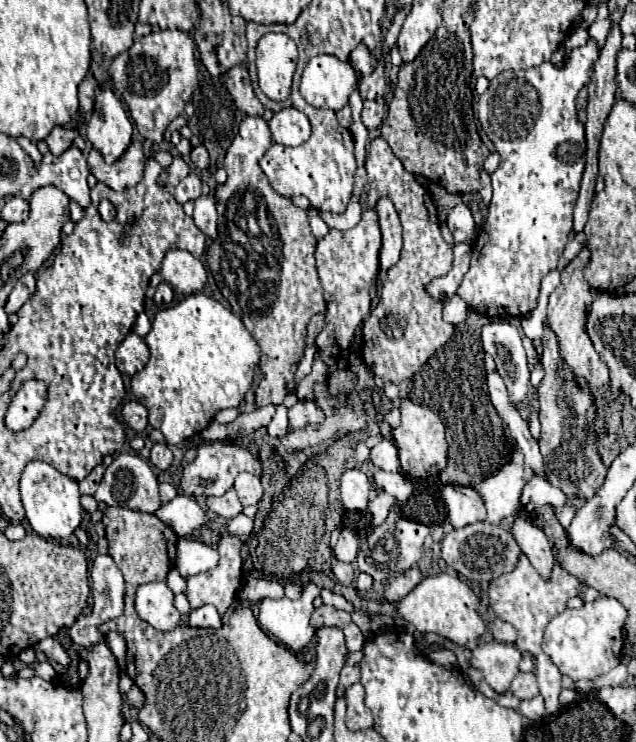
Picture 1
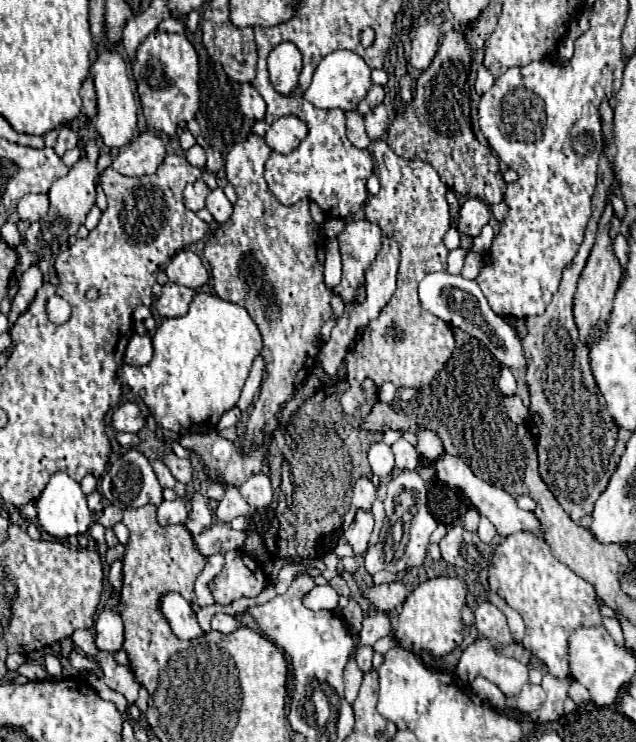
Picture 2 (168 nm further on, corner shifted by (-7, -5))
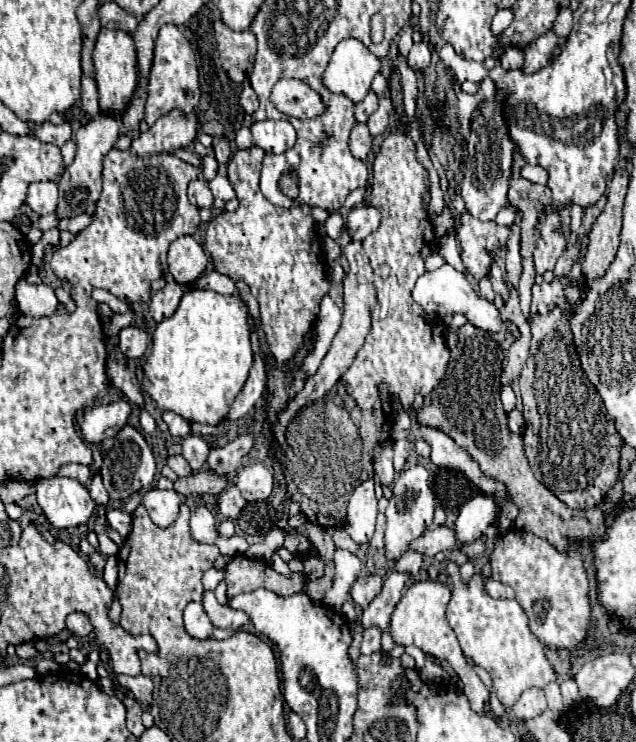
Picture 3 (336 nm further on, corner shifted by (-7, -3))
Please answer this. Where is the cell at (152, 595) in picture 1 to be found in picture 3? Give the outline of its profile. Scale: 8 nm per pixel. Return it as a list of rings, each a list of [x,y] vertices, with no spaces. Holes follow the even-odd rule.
[[[188,603],[184,609],[184,627],[196,639],[212,637],[212,623],[202,607],[202,603]]]

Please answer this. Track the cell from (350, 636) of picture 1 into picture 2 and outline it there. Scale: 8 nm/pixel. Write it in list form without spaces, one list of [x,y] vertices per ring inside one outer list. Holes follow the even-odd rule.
[[[376,611],[366,615],[360,631],[360,645],[374,645],[378,639],[392,633],[392,613]]]

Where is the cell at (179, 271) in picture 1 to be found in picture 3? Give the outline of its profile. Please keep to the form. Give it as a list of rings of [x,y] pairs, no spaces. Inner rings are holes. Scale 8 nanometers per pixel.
[[[184,235],[172,241],[168,251],[168,265],[170,273],[178,283],[194,283],[206,269],[208,259],[204,249],[194,241],[194,237]]]

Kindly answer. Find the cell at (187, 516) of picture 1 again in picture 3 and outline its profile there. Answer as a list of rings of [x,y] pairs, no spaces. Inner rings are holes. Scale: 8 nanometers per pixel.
[[[160,489],[146,491],[144,501],[142,501],[142,505],[150,513],[150,519],[162,529],[170,527],[176,521],[180,503],[182,501],[180,501],[180,495],[176,491],[160,491]]]

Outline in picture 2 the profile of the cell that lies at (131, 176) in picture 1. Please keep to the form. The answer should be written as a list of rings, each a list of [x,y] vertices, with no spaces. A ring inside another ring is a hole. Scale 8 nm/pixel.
[[[156,133],[136,135],[124,149],[116,153],[112,167],[128,177],[152,175],[166,155],[166,141]]]

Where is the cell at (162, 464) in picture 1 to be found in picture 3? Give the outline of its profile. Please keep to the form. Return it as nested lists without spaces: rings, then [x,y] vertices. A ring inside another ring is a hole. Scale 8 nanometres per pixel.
[[[170,455],[168,457],[168,467],[178,475],[178,477],[188,477],[192,475],[192,469],[188,465],[188,461],[182,455]]]

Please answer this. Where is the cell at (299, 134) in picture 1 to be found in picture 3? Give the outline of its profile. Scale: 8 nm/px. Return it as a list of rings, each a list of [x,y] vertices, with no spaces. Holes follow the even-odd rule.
[[[272,119],[258,121],[250,127],[250,131],[252,131],[254,143],[258,147],[262,147],[266,153],[280,155],[280,153],[288,151],[290,147],[294,147],[294,143],[296,143],[296,131],[284,119],[280,119],[280,121],[272,121]]]

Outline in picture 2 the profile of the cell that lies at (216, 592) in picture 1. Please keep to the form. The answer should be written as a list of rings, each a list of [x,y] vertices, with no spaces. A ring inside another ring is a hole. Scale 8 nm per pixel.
[[[228,551],[226,553],[226,565],[224,571],[214,579],[216,587],[212,591],[212,595],[216,597],[218,605],[230,605],[232,601],[240,599],[240,597],[256,597],[262,593],[262,589],[268,585],[268,577],[264,575],[264,571],[242,551]]]

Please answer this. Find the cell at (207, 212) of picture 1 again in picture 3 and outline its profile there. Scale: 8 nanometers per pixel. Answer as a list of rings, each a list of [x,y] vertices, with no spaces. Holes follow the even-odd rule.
[[[216,175],[212,181],[208,181],[208,185],[210,185],[210,191],[212,191],[212,195],[214,195],[214,207],[220,209],[220,211],[224,211],[224,205],[226,205],[230,199],[236,197],[236,193],[234,193],[228,177]]]

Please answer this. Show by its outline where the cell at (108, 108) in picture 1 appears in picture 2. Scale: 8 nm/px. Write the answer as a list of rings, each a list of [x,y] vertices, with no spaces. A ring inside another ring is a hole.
[[[104,49],[98,53],[98,59],[92,63],[92,77],[96,83],[96,97],[98,97],[98,121],[96,129],[110,149],[120,149],[130,143],[134,131],[136,131],[136,99],[130,87],[130,79],[126,73],[126,61],[116,49]]]

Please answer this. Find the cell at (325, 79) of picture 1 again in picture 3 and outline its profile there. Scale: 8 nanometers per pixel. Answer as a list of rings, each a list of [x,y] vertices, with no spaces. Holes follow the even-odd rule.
[[[344,39],[336,45],[322,83],[336,95],[346,95],[352,103],[360,103],[370,91],[374,75],[380,71],[380,61],[358,41]]]

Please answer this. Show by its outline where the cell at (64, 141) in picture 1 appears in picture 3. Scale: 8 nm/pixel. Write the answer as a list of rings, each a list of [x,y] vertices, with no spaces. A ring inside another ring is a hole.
[[[46,121],[42,125],[32,125],[32,123],[28,123],[28,125],[34,129],[34,133],[36,133],[36,137],[40,141],[52,143],[52,145],[58,145],[58,147],[62,147],[70,139],[70,135],[72,135],[70,125],[66,121],[62,125],[52,125],[50,121]]]

